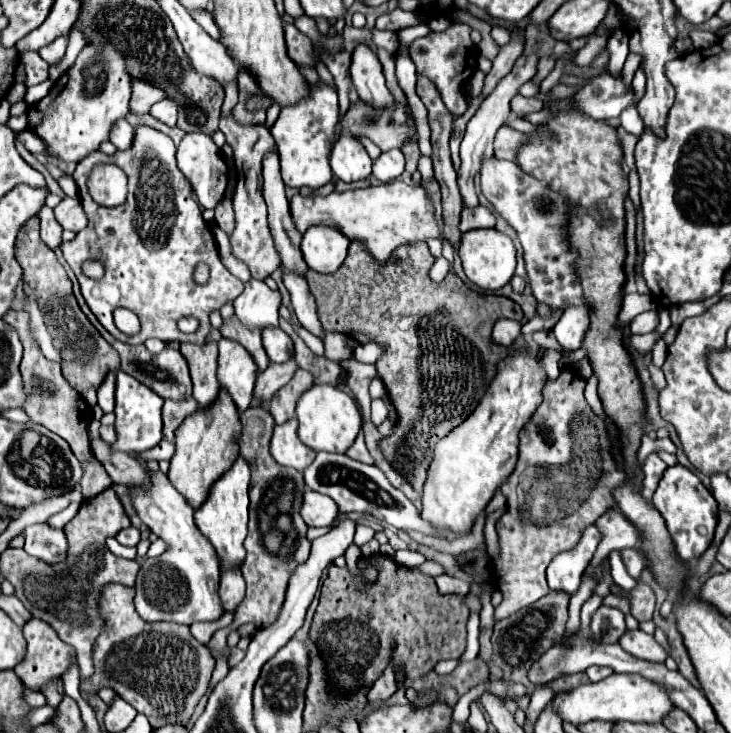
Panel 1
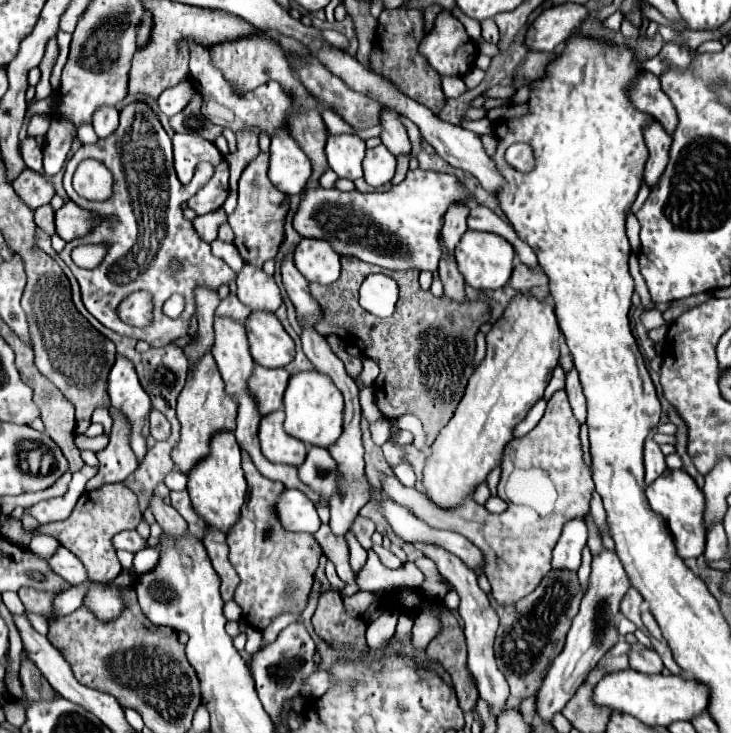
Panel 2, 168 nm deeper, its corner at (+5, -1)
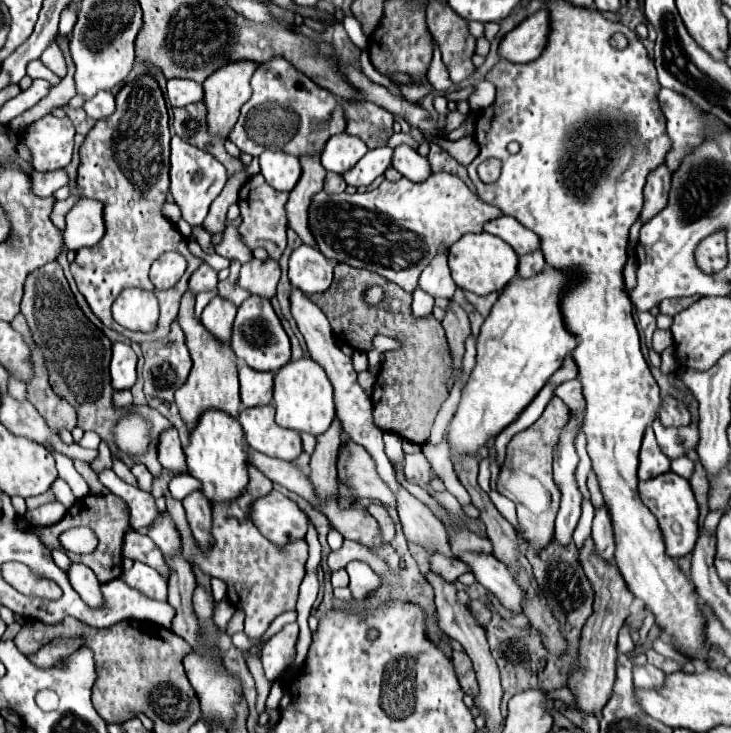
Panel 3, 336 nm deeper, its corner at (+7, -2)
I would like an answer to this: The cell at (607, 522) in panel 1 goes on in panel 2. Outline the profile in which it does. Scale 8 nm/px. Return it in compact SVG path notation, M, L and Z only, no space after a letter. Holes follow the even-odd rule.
M593 491L593 499L591 499L591 515L593 515L595 525L599 527L599 531L607 529L607 521L605 521L607 515L605 515L605 509L603 509L603 501L601 501L599 493L595 493L595 491Z

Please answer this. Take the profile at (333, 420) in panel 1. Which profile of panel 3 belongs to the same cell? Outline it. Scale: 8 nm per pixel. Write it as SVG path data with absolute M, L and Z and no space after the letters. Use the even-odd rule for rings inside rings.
M301 358L297 362L289 362L289 364L285 364L285 368L281 368L275 374L273 402L277 408L275 422L289 430L309 432L313 436L319 436L331 426L331 422L335 418L333 386L331 386L327 374L323 372L323 368L311 358Z

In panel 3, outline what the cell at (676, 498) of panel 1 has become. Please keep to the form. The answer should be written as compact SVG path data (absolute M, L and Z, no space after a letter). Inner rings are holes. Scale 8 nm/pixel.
M675 472L661 474L657 478L651 478L647 482L639 484L639 494L643 504L657 516L659 528L665 538L667 554L673 558L681 558L693 552L697 542L697 518L699 518L699 506L695 500L695 494L689 486L689 480L683 476L677 476Z

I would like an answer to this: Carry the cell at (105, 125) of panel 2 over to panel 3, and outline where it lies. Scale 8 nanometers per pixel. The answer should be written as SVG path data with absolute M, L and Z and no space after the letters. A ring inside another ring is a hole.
M99 92L99 96L95 96L87 104L83 104L83 110L95 122L105 120L115 112L115 96L111 92Z

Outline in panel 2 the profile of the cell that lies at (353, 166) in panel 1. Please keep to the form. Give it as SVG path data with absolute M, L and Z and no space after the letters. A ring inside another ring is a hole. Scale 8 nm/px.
M351 133L341 135L329 135L325 153L329 157L329 167L345 179L359 179L363 177L361 161L365 157L365 141Z

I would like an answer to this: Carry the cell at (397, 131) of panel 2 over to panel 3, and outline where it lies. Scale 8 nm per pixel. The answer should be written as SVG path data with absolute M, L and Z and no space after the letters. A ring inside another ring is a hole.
M399 144L393 150L393 168L399 170L405 178L415 180L415 182L425 180L431 174L427 158L419 156L417 150L411 148L409 144Z

